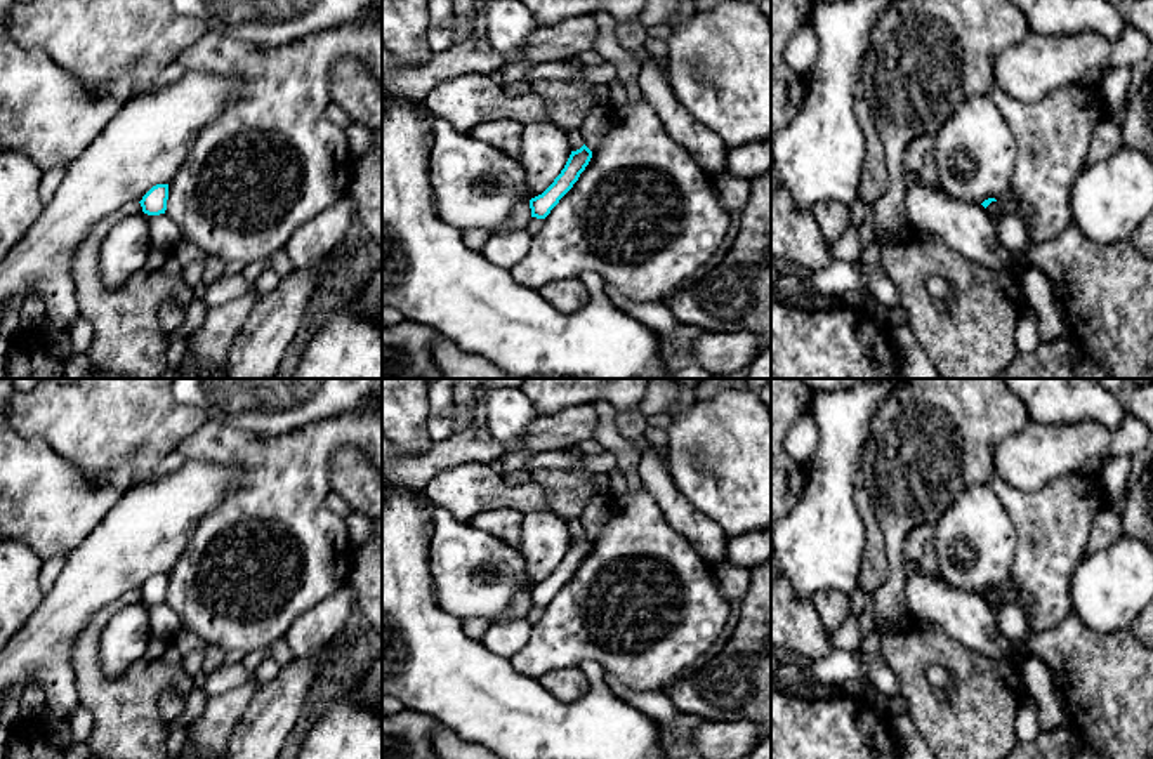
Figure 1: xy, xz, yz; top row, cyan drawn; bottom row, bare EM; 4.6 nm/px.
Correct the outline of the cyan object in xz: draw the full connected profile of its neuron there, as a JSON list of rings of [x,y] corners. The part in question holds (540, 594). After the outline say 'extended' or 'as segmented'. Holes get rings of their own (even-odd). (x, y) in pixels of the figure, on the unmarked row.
[[[585,533],[580,538],[571,540],[564,558],[554,568],[554,571],[542,584],[530,589],[531,606],[545,608],[578,570],[590,547],[592,540]]] | as segmented

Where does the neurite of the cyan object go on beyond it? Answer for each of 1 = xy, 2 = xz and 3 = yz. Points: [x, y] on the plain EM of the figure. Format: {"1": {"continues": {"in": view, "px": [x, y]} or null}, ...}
{"1": {"continues": null}, "2": {"continues": null}, "3": {"continues": null}}

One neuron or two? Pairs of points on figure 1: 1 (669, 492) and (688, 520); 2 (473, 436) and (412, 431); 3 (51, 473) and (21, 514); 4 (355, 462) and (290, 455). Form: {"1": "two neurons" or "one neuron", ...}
{"1": "one neuron", "2": "two neurons", "3": "one neuron", "4": "two neurons"}

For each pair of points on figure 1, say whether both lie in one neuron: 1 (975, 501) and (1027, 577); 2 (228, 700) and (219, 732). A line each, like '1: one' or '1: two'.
1: two
2: one

